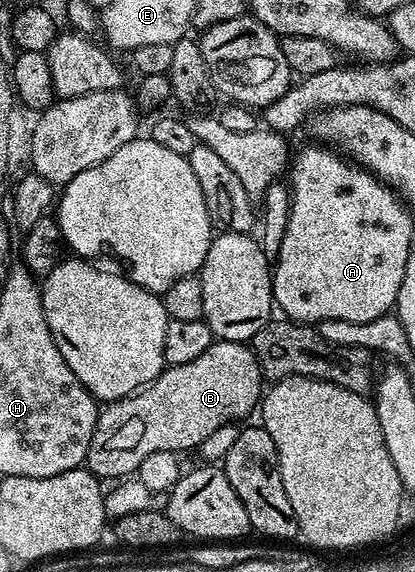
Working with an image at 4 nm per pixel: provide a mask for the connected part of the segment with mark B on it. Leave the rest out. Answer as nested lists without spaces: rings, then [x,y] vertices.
[[[214,340],[211,347],[207,347],[207,351],[203,351],[203,355],[199,355],[199,359],[191,359],[191,363],[183,363],[182,365],[171,365],[162,369],[161,373],[151,382],[137,390],[136,393],[128,397],[120,397],[117,401],[110,401],[98,412],[97,429],[91,435],[91,443],[89,450],[85,456],[85,465],[90,473],[98,479],[106,479],[105,477],[115,477],[114,479],[125,479],[130,475],[136,474],[139,463],[143,463],[143,459],[147,459],[147,455],[155,455],[155,451],[171,451],[180,454],[181,449],[196,450],[203,443],[203,439],[207,439],[207,435],[211,435],[214,431],[219,431],[219,427],[231,425],[240,422],[240,417],[245,417],[249,412],[258,408],[259,402],[263,397],[263,378],[261,376],[261,368],[257,362],[257,356],[253,354],[252,348],[248,344],[240,341],[222,341]]]

